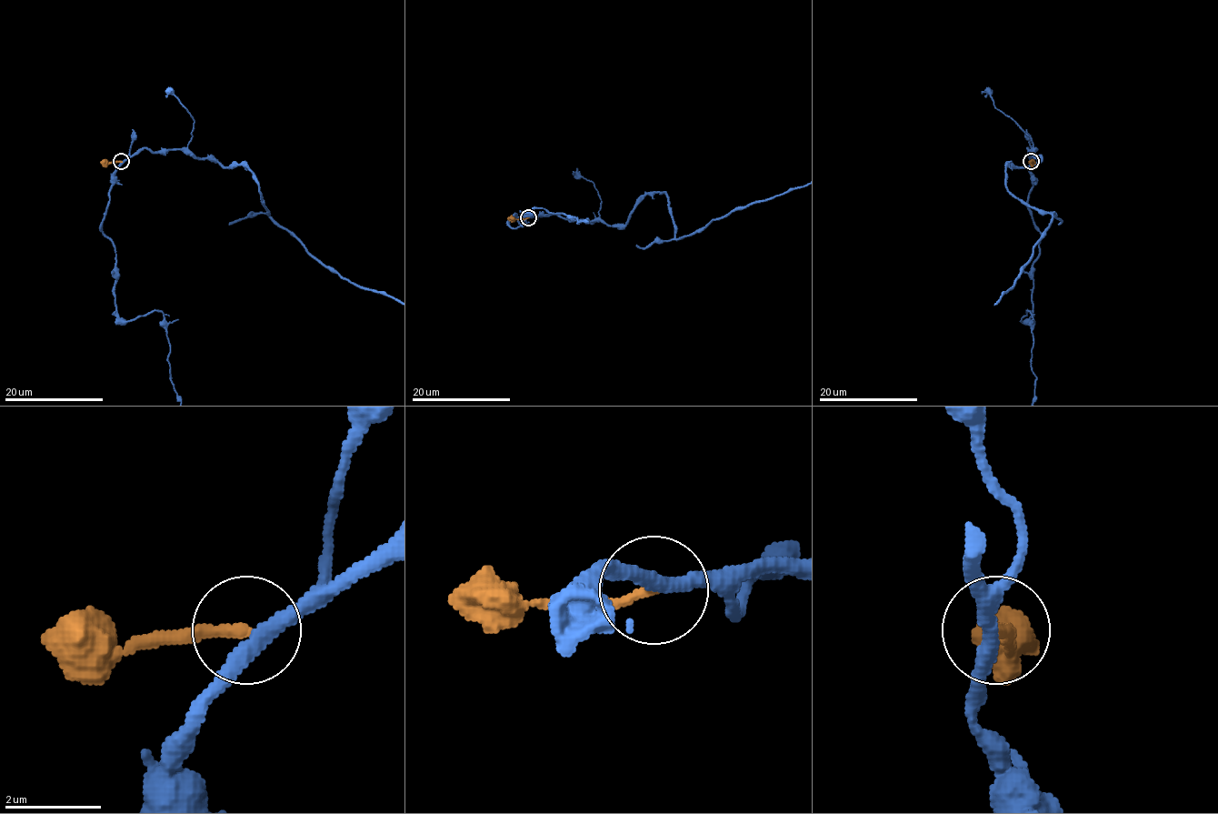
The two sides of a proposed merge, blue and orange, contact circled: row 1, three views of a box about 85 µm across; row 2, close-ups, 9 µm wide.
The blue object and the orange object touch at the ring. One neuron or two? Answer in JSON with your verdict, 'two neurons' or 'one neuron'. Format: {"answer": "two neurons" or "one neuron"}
{"answer": "two neurons"}

